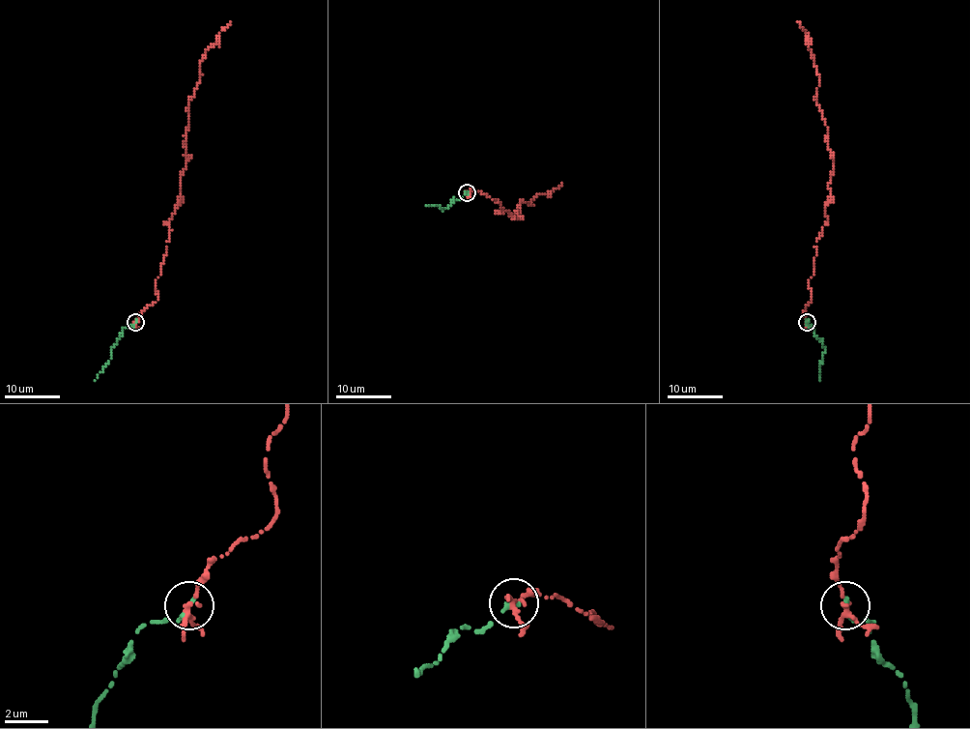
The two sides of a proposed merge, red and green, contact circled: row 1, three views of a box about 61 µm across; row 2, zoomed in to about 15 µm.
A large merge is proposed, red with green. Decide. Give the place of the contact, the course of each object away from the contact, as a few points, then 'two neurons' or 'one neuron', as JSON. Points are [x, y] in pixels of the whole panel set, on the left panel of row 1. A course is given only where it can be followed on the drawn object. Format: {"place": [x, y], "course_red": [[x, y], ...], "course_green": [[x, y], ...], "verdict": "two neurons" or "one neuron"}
{"place": [135, 322], "course_red": [[135, 323], [157, 301], [156, 279], [181, 193], [188, 110], [200, 81], [200, 63], [231, 21]], "course_green": [[136, 321], [122, 331], [112, 347], [110, 359], [94, 381]], "verdict": "one neuron"}

